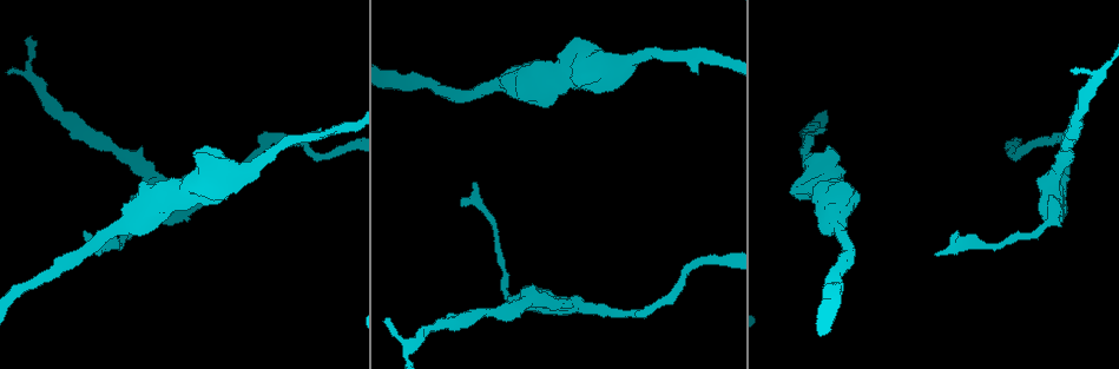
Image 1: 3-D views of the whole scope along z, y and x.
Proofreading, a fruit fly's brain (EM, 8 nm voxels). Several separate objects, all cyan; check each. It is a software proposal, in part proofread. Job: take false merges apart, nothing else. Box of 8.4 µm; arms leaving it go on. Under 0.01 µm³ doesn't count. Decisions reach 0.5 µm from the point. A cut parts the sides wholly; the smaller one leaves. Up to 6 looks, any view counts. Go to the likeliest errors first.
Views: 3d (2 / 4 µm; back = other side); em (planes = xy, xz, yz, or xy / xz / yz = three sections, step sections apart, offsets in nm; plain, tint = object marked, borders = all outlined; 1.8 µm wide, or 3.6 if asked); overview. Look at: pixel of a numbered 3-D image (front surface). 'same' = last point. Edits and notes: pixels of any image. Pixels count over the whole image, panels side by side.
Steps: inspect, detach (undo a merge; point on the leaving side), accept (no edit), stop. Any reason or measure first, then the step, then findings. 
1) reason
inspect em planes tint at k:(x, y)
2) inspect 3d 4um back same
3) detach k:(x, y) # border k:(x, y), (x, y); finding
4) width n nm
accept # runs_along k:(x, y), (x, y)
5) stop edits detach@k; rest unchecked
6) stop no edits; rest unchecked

sharp bend
inspect em planes tint at 1:(1013, 158)

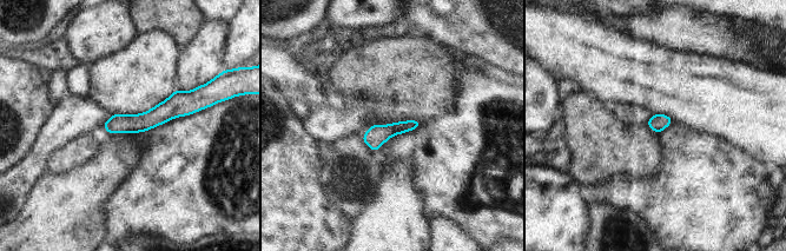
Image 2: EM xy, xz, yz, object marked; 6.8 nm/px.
accept # runs_along 2:(195, 104), (106, 125); one cell here

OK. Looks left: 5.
arms run side by side
inspect 3d 4um at 1:(536, 296)

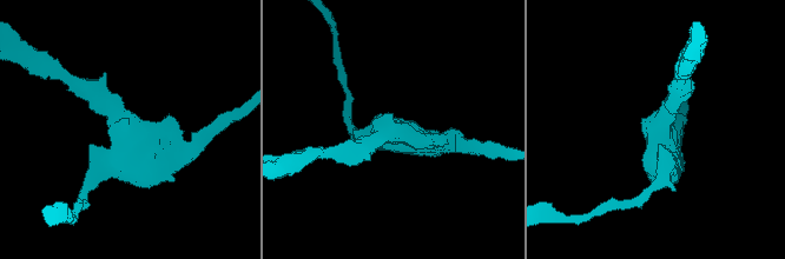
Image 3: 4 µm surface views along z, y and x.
arms 4; need the tissue
inspect em xz step 16 tint at 3:(394, 134)

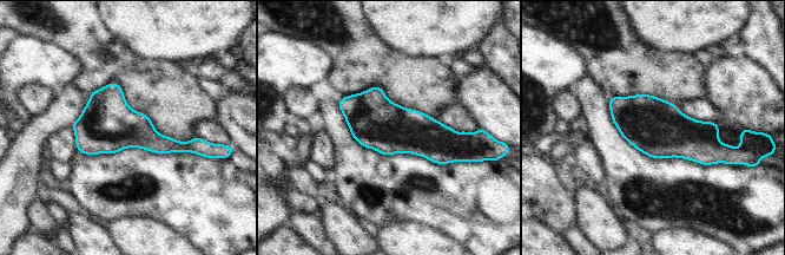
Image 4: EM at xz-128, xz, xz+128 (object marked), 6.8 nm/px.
inspect em planes tint same

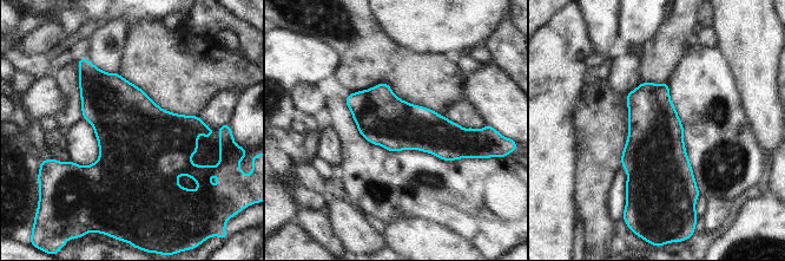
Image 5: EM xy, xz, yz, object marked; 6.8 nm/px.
width 360 nm
accept # continuous, no second cell

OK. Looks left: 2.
sudden change in width
inspect 3d 4um back at 1:(244, 175)

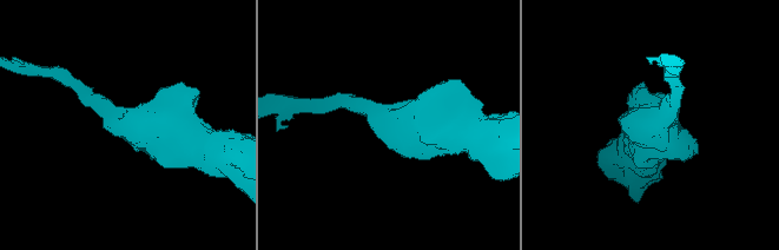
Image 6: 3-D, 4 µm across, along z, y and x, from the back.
inspect em 3.6um planes tint at 6:(393, 126)

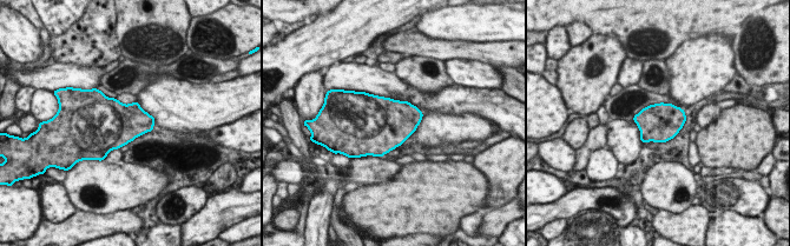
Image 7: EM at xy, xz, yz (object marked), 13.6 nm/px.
accept # continuous, no second cell

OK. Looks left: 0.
stop no edits; rest unchecked

